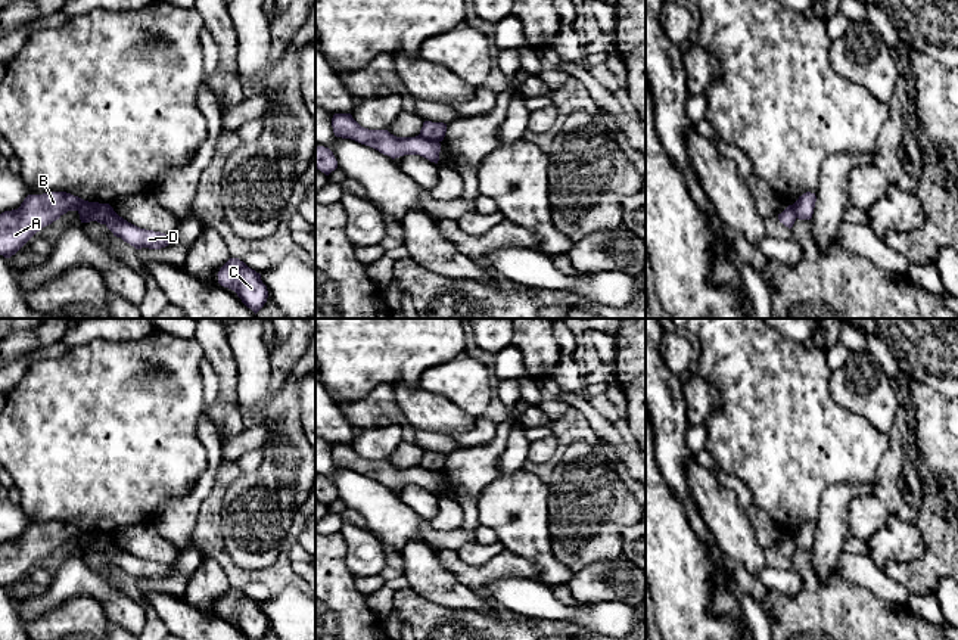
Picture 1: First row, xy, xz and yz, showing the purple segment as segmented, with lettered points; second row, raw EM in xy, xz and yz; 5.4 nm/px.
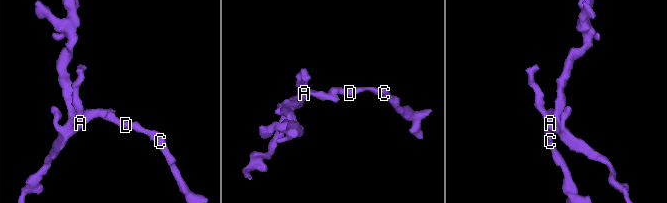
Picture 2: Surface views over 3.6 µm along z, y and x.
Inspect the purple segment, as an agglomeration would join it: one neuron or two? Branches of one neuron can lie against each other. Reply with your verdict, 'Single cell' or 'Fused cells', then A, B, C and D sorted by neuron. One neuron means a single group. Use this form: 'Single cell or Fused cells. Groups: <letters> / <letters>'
Fused cells. Groups: A B / C D

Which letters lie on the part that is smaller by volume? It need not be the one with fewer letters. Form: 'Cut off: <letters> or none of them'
Cut off: A, B

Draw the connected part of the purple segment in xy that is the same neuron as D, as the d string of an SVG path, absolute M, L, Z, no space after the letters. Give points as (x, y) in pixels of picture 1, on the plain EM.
M99 534L99 537L91 543L90 549L84 553L90 552L105 554L113 563L113 566L121 568L136 580L161 580L172 572L171 563L165 565L161 562L140 559L119 547L109 534Z

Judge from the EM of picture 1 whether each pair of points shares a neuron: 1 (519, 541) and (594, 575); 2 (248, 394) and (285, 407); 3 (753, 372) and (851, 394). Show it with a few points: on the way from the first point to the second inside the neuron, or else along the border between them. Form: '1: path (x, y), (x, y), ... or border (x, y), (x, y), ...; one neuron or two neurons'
1: border (549, 525), (551, 552), (572, 572), (566, 583); two neurons
2: border (271, 394), (258, 410); two neurons
3: border (831, 372), (830, 397), (839, 406), (855, 413); two neurons

